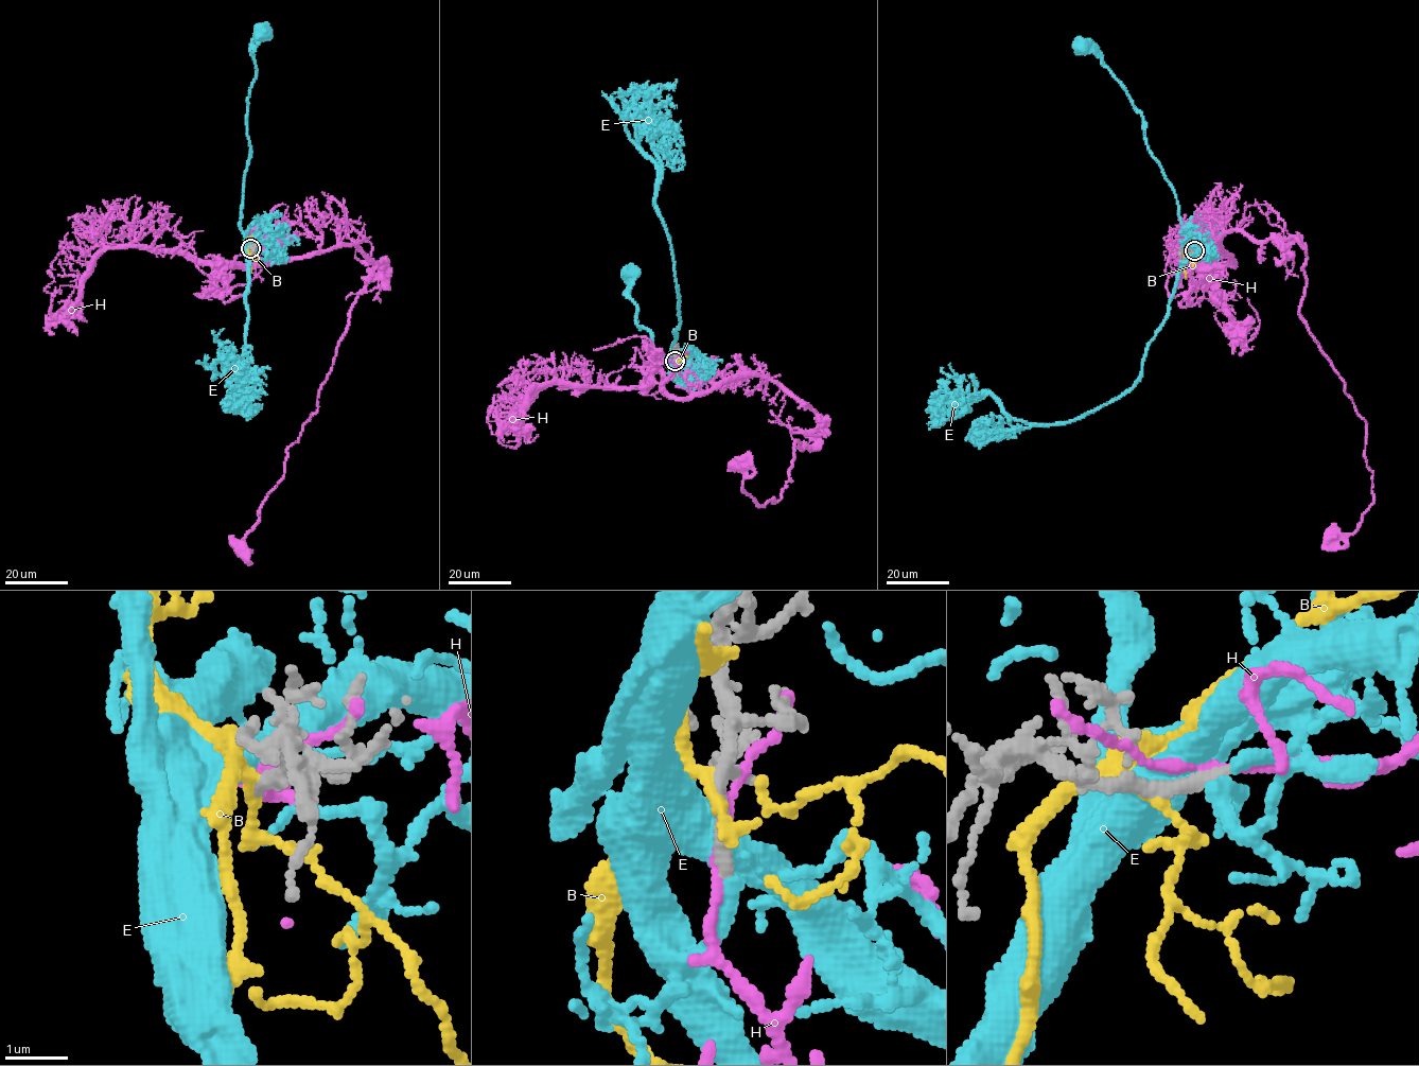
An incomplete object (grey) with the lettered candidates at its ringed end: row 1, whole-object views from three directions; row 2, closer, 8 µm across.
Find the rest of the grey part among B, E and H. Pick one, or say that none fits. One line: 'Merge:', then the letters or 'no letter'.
Merge: E

